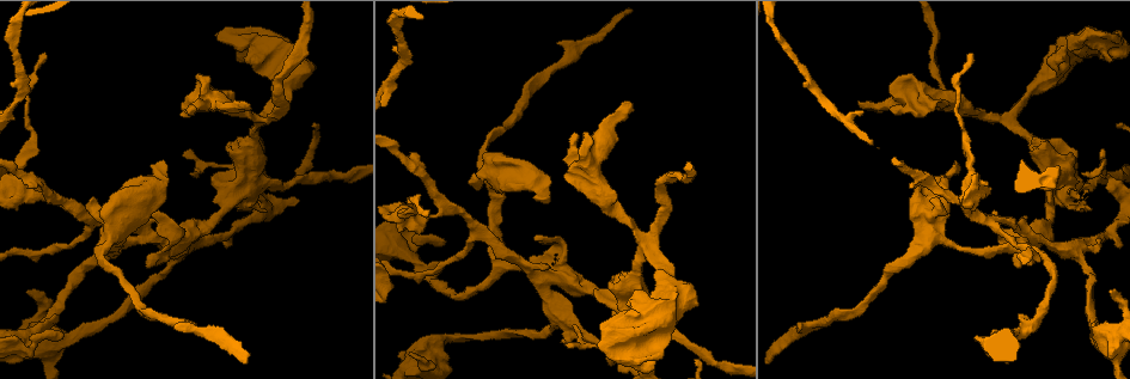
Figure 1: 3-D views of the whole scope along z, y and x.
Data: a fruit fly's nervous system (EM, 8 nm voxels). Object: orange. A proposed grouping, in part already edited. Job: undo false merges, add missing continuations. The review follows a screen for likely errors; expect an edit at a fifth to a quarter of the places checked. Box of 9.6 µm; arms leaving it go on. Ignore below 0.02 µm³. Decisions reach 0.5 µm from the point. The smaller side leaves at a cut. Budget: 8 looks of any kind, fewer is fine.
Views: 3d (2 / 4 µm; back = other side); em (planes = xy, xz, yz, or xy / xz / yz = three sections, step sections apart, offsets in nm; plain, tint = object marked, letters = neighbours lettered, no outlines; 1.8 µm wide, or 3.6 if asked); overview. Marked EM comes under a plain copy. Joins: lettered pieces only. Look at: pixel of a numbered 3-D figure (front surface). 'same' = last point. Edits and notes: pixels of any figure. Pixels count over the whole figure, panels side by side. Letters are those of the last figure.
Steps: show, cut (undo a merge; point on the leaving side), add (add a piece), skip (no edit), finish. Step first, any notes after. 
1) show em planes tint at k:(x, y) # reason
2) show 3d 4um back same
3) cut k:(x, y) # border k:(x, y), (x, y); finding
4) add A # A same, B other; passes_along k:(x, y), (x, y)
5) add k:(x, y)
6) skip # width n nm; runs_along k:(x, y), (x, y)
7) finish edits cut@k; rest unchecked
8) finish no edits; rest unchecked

show em planes letters at 1:(859, 106) # an open end

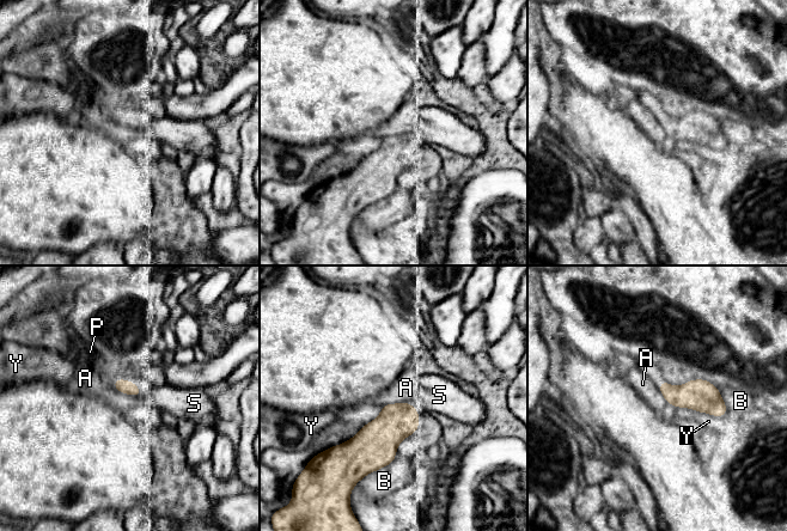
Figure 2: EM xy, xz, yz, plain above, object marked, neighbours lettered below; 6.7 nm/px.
skip # A other, B other, P other, S other, Y other; border 2:(111, 383), (117, 390), (140, 397); no lettered piece goes on from it

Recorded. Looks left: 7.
show em 3.6um yz step 16 tint at 1:(550, 282) # abrupt turn

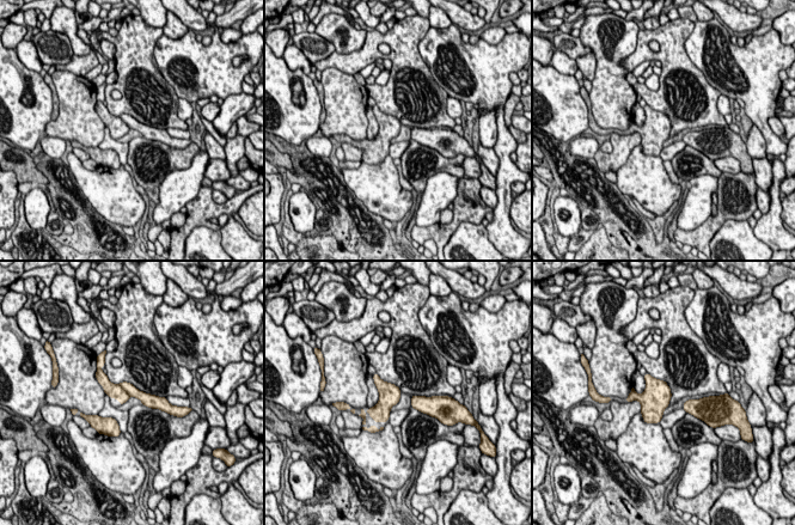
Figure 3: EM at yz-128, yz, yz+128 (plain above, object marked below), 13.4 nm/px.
show em 3.6um yz step 16 letters same # what lies round it

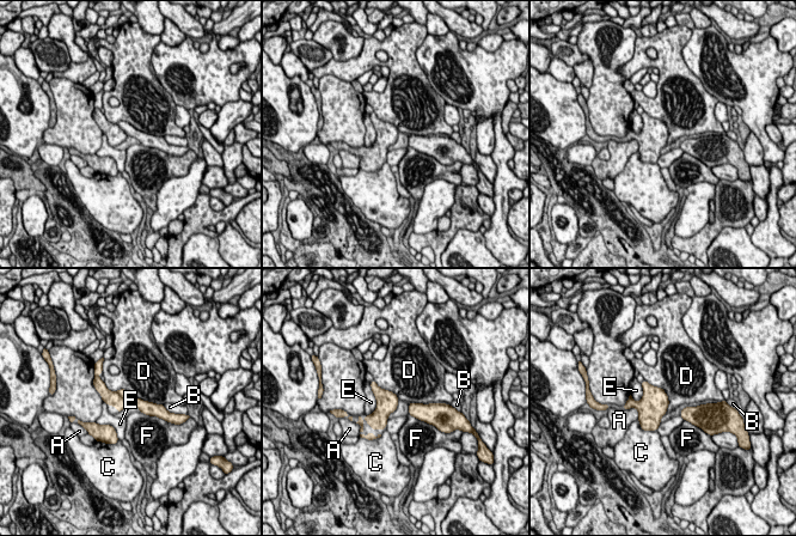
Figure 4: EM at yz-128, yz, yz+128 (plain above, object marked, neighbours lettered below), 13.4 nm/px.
cut 4:(128, 396) # width 240 nm; A other, B other, C other, D other, E other, F other; border 4:(116, 391), (128, 403); a second neuron is stuck on

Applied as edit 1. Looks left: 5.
show overview

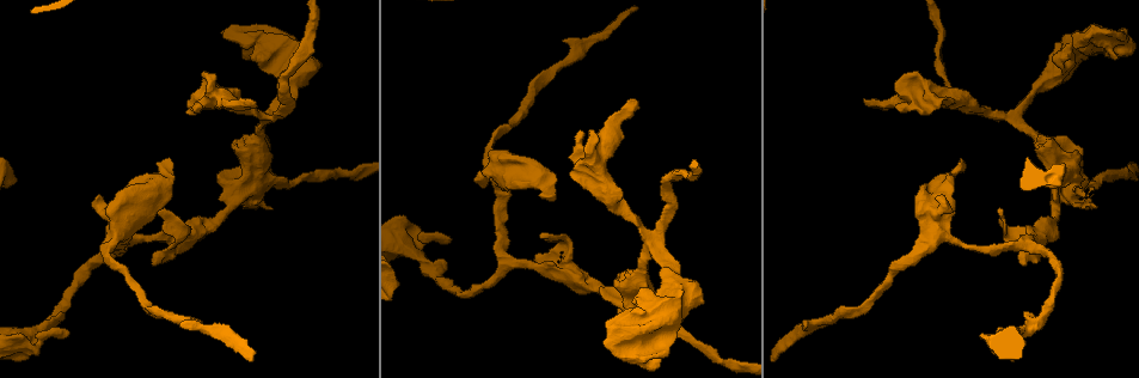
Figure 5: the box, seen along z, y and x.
show 3d 4um at 5:(1066, 180) # sudden change in width

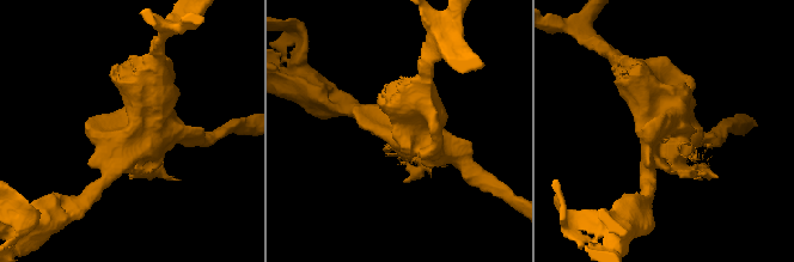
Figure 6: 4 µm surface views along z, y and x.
show em 3.6um planes tint at 6:(145, 124) # need the tissue

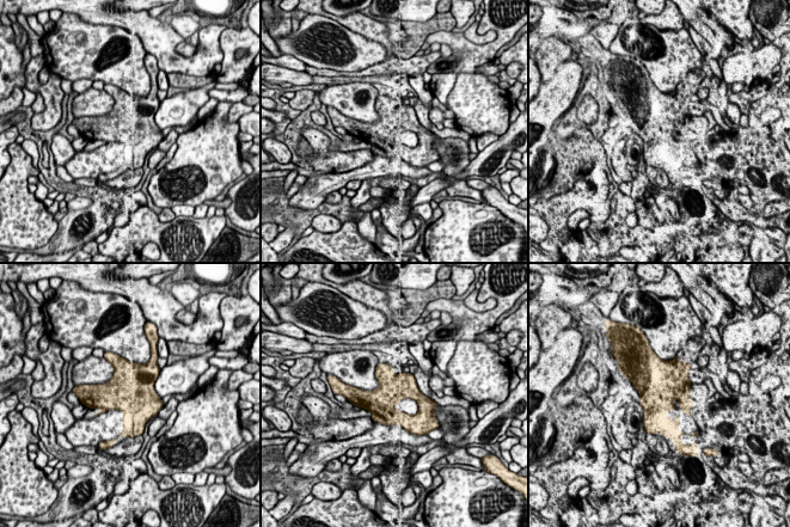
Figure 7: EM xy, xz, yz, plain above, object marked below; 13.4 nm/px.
show em 3.6um planes letters same # see the neighbours

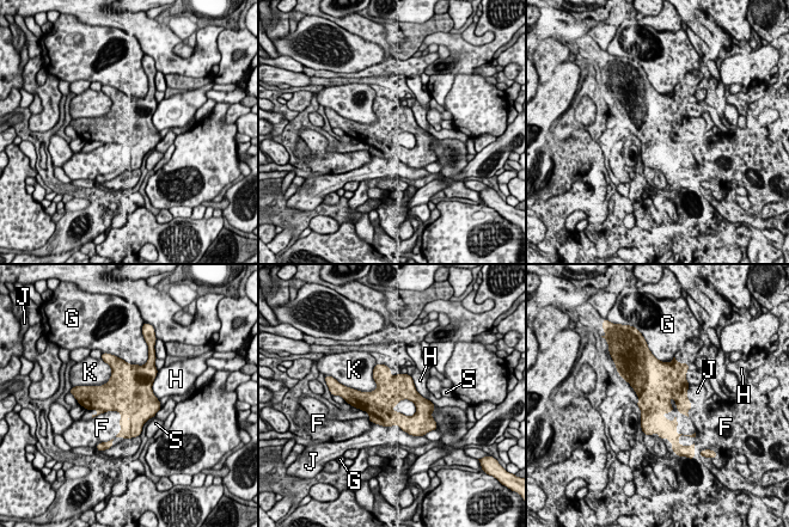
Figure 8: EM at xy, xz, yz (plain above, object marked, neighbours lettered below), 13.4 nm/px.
skip # longest_contact K 460 nm; F other, G other, H other, J other, K other, S other; border 8:(92, 417), (117, 411), (121, 429); one neuron here

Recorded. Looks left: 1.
finish edits cut@4; rest unchecked

